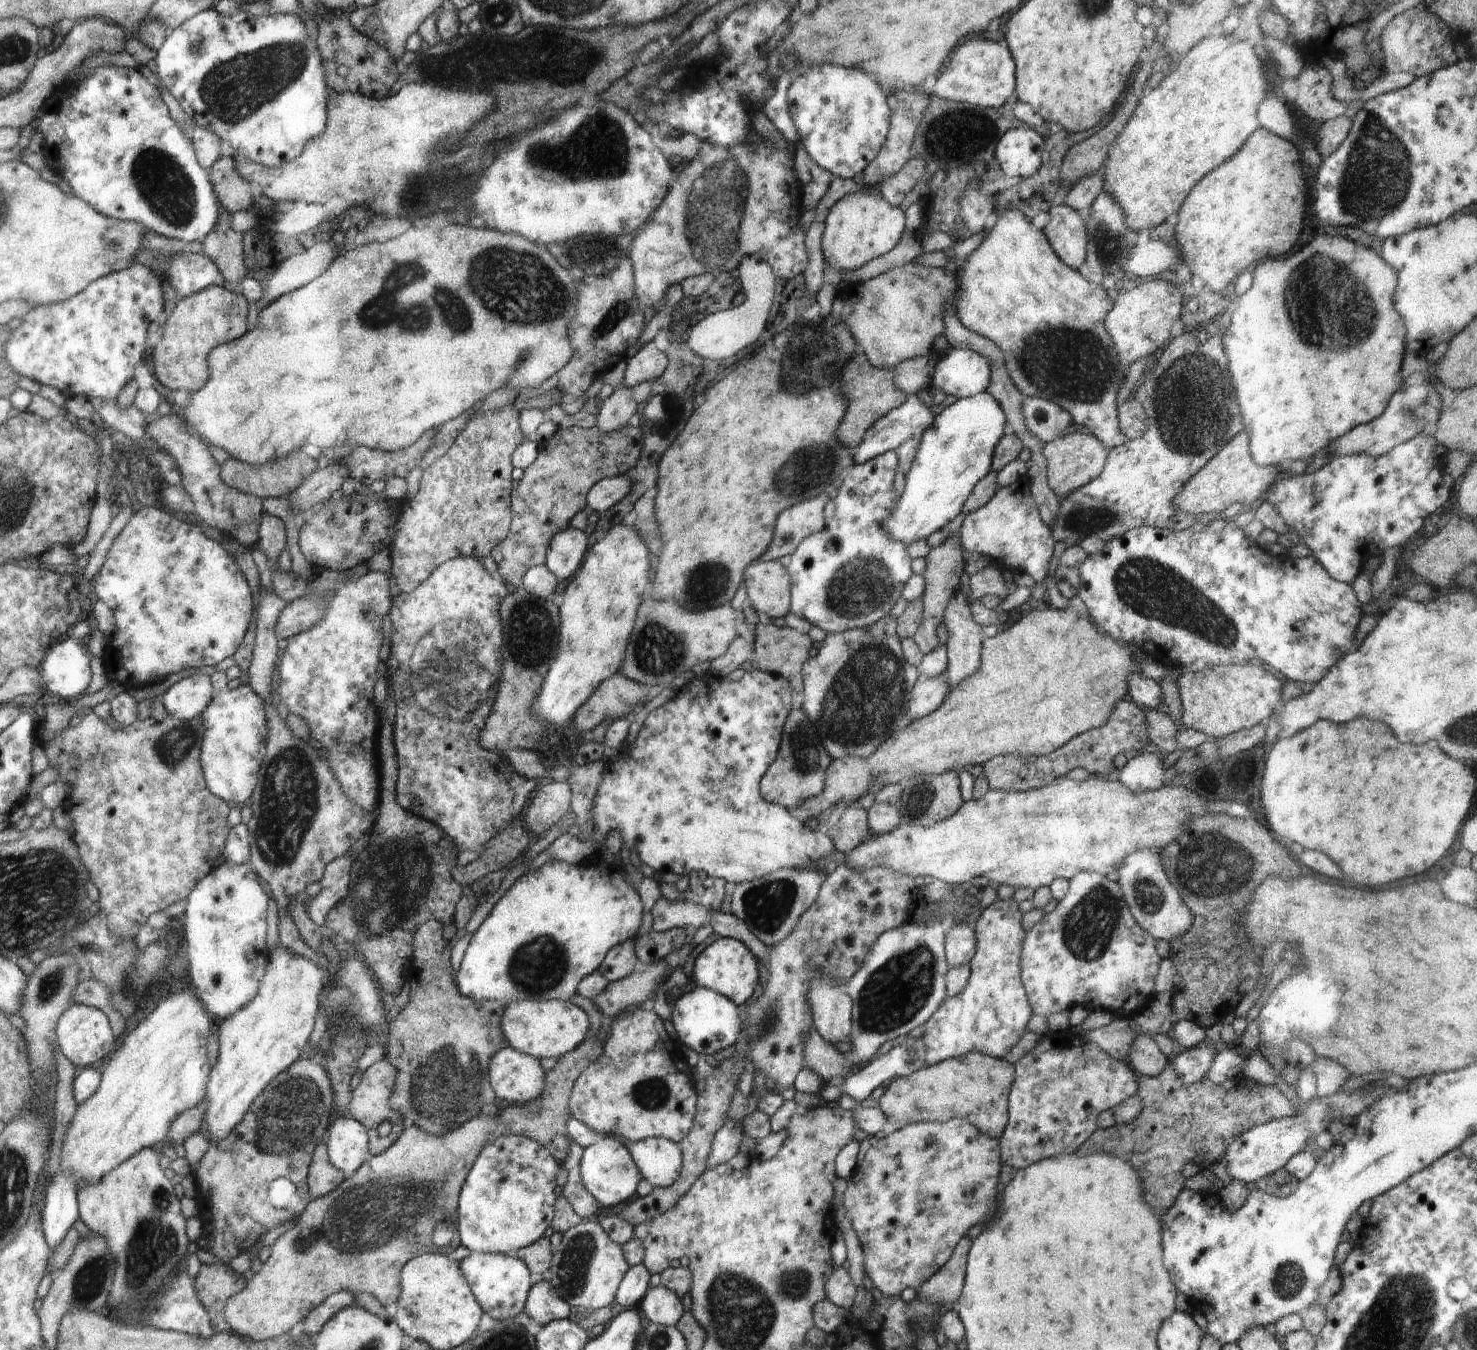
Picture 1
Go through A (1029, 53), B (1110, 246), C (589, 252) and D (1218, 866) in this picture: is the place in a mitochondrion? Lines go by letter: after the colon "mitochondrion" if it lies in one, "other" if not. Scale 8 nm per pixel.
A: other
B: mitochondrion
C: mitochondrion
D: mitochondrion

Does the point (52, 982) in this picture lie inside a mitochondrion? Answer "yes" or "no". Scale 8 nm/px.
yes

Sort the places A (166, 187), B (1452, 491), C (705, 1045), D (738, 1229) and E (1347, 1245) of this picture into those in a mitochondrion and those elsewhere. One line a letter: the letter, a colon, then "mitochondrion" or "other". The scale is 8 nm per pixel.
A: mitochondrion
B: other
C: other
D: other
E: other

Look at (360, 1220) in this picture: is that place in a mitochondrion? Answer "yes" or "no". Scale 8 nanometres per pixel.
yes

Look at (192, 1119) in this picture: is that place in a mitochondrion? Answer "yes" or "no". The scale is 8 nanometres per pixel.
no

